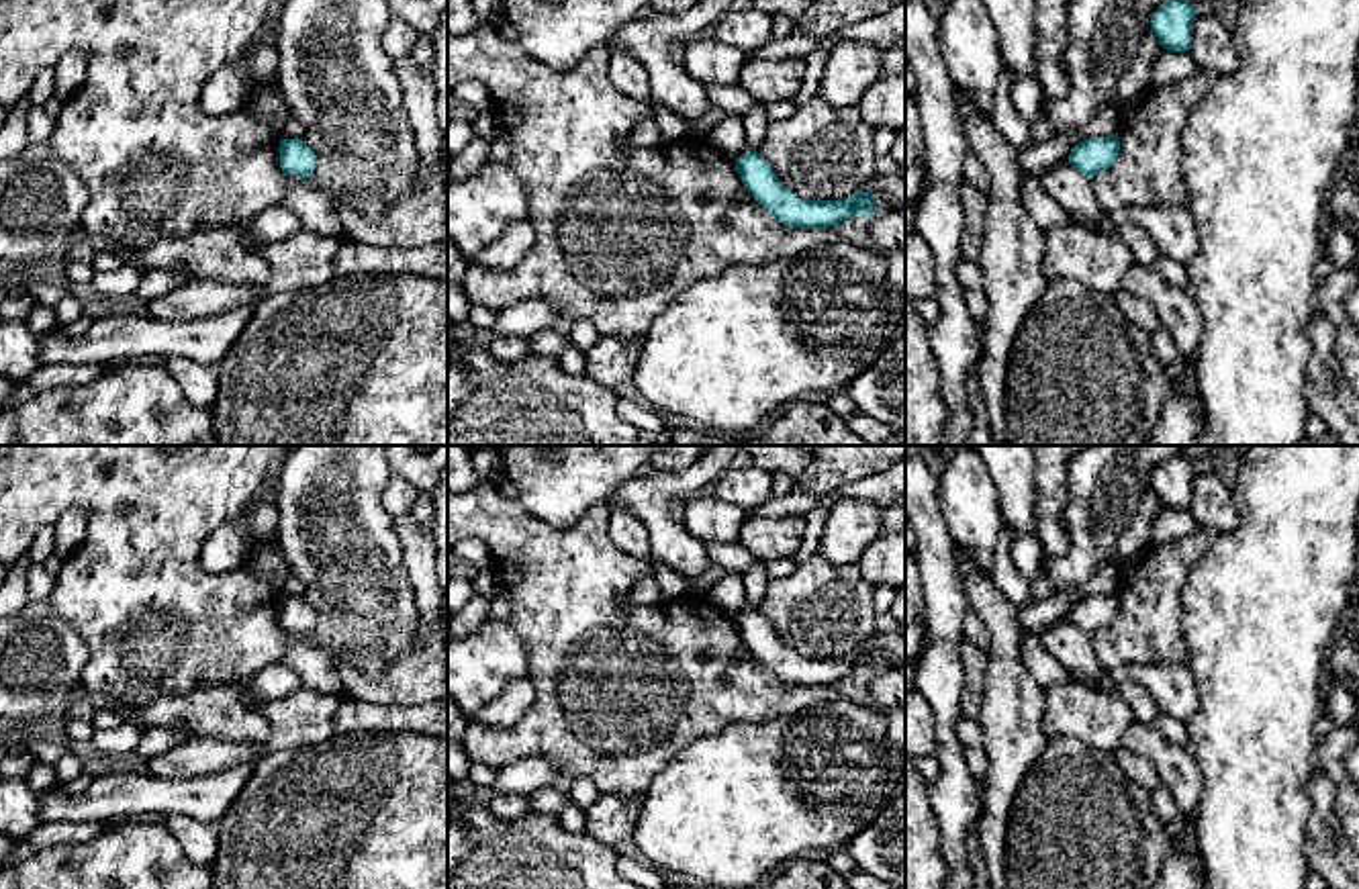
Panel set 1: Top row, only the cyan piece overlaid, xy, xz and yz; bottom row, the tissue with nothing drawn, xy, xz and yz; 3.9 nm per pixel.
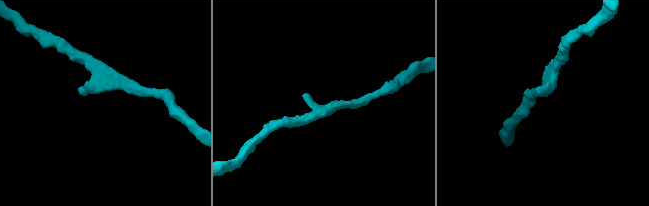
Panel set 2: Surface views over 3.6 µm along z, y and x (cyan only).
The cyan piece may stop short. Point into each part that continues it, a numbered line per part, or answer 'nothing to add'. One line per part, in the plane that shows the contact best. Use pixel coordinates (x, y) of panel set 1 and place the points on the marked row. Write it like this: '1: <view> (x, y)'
nothing to add

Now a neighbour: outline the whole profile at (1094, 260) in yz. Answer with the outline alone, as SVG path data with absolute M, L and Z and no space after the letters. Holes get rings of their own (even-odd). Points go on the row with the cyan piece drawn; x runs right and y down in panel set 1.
M1071 221L1046 231L1046 280L1065 278L1091 292L1116 294L1132 266L1132 251L1114 235L1087 231Z

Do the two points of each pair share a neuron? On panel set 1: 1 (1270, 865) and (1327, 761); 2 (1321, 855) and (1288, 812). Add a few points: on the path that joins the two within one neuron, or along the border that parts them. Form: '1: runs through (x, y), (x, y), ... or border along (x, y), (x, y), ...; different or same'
1: border along (1315, 742), (1319, 765); different
2: border along (1306, 787), (1310, 793), (1306, 863), (1310, 867); different

